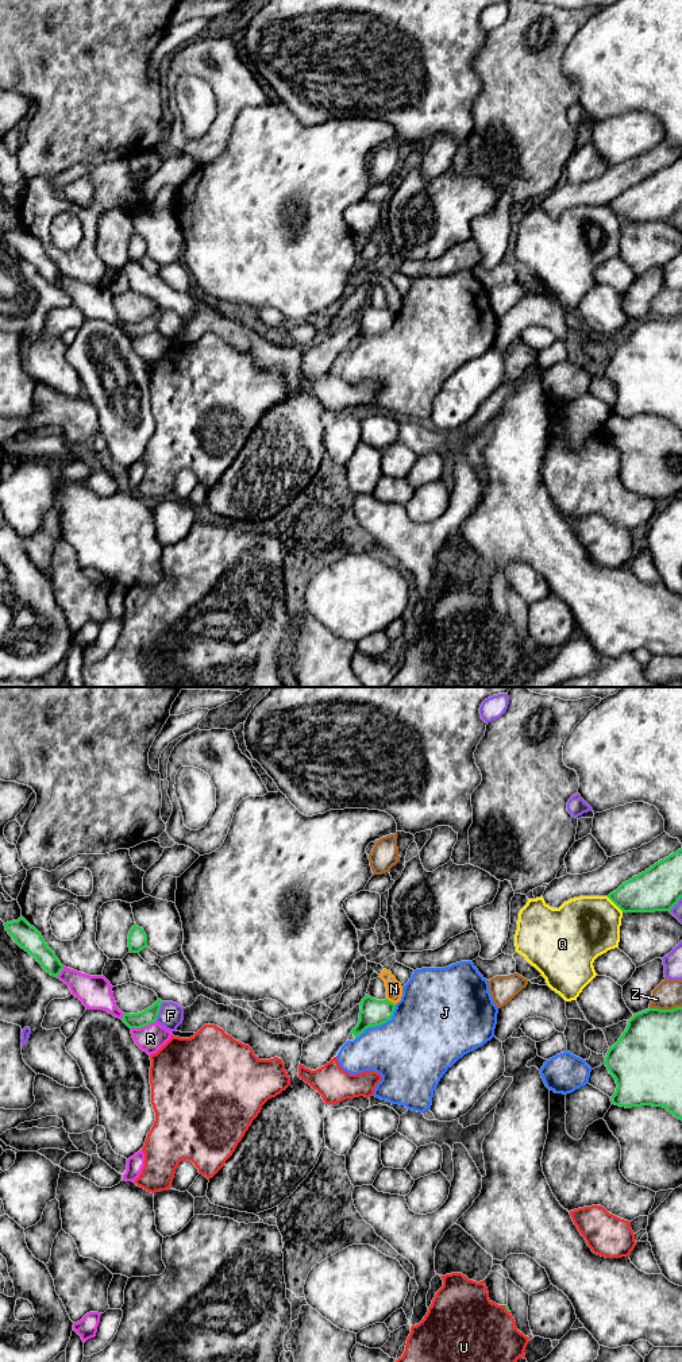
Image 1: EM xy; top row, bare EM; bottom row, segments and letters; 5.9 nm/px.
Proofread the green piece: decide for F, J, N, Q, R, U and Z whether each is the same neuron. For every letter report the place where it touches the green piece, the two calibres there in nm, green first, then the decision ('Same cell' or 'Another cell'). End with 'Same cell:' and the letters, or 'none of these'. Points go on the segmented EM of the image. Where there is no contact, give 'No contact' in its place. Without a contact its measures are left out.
F: Touches green at xy (158, 1011). Thickness 100 nm (green) against 150 nm. Another cell
J: Touches green at xy (380, 1025). Thickness 160 nm (green) against 460 nm. Another cell
N: Touches green at xy (390, 1002). Thickness 160 nm (green) against 100 nm. Another cell
Q: Touches green at xy (615, 903). Thickness 260 nm (green) against 380 nm. Another cell
R: Touches green at xy (143, 1026). Thickness 100 nm (green) against 160 nm. Another cell
U: Touches green at xy (507, 1310). Thickness 20 nm (green) against 400 nm. Another cell
Z: Touches green at xy (665, 1010). Thickness 380 nm (green) against 170 nm. Another cell
Same cell: none of these

